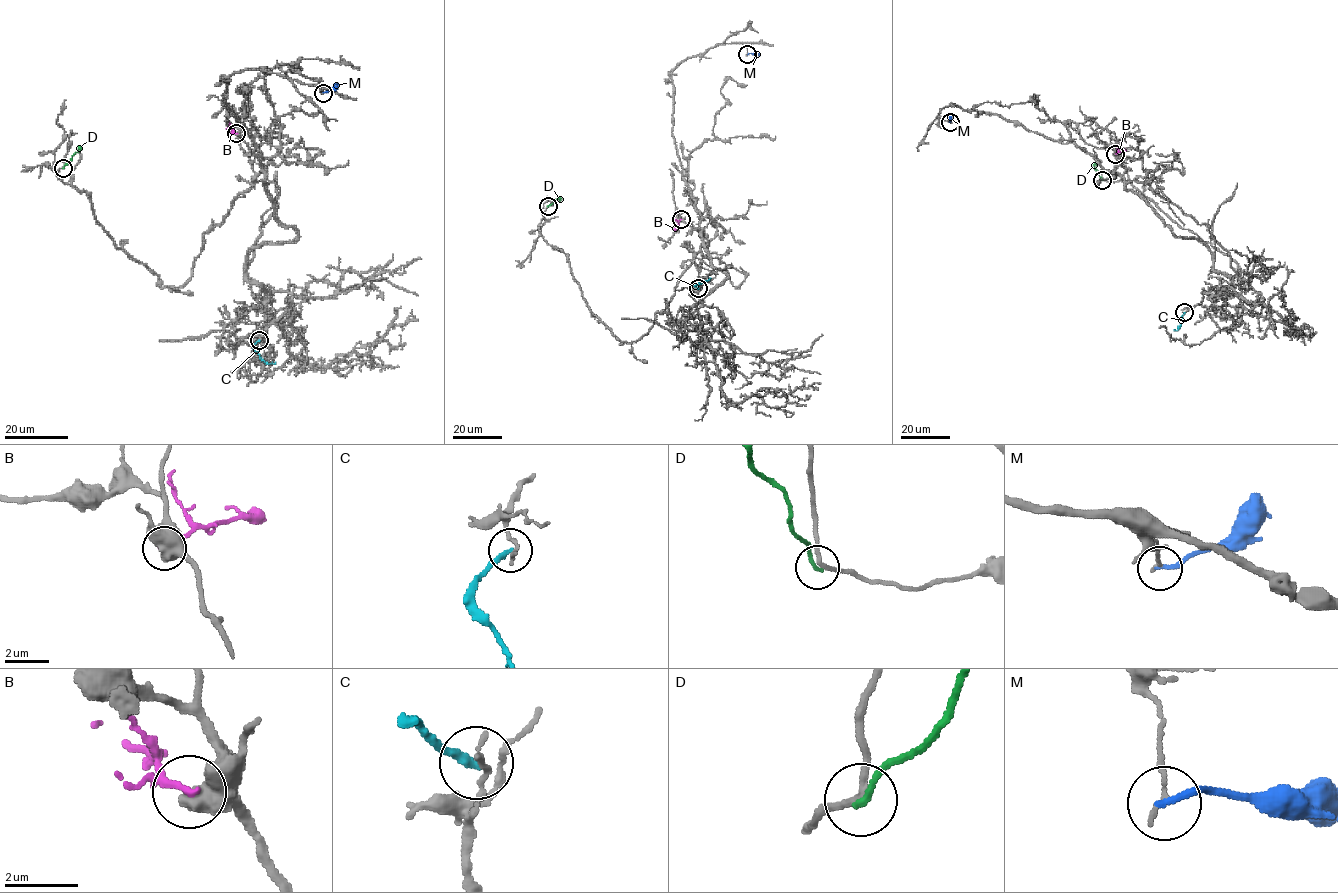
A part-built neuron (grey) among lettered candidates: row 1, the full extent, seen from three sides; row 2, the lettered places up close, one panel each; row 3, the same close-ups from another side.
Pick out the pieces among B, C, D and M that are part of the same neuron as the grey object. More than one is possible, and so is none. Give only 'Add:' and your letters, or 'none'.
Add: none

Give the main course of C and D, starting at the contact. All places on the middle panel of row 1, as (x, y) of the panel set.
C: (699, 288), (694, 286), (711, 277)
D: (548, 206), (561, 200)

